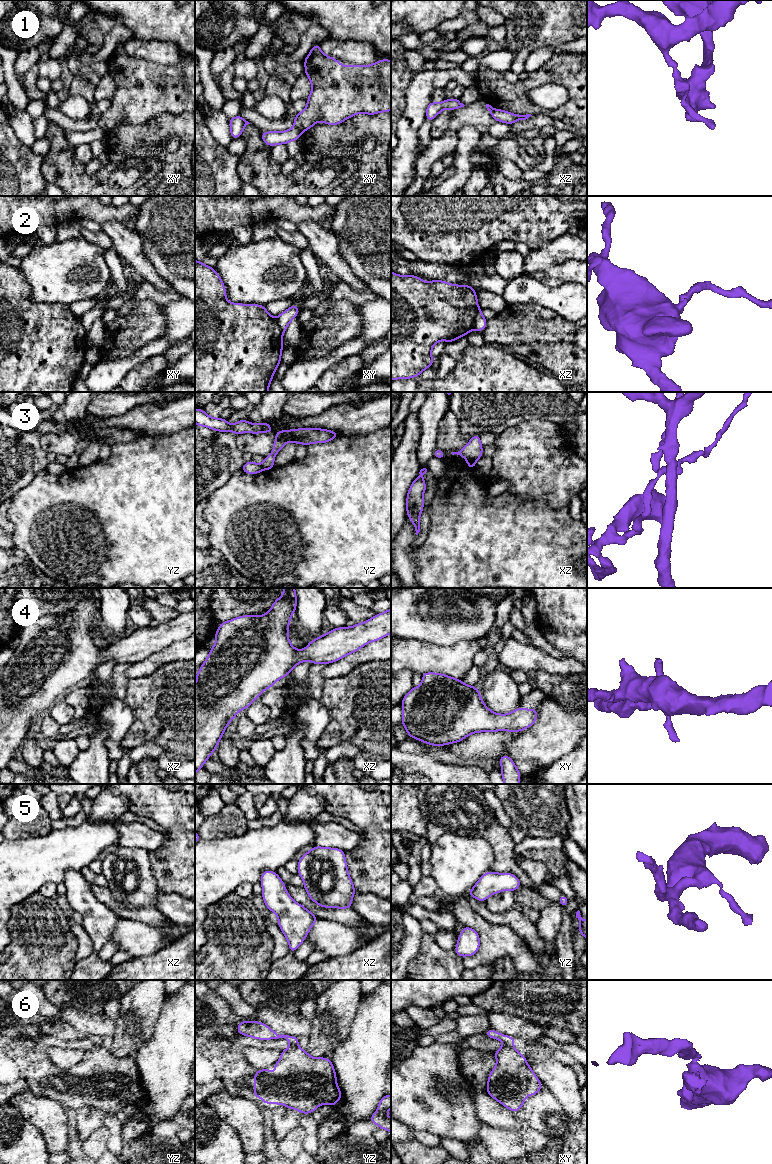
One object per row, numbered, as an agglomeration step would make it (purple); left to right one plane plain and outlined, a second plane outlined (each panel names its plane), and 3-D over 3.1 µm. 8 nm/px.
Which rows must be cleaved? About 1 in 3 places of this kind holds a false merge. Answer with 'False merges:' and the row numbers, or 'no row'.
False merges: 1, 2, 3, 6

